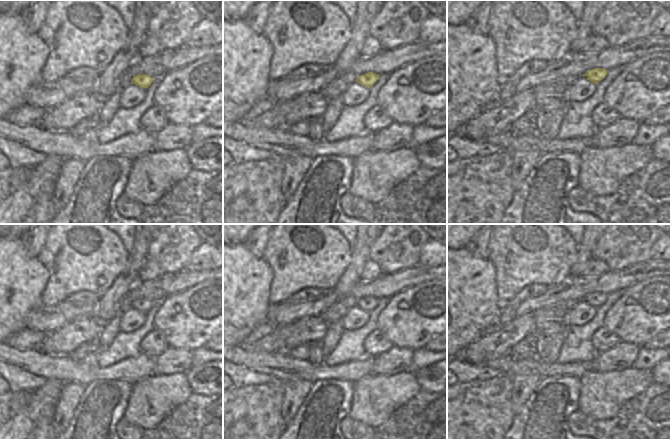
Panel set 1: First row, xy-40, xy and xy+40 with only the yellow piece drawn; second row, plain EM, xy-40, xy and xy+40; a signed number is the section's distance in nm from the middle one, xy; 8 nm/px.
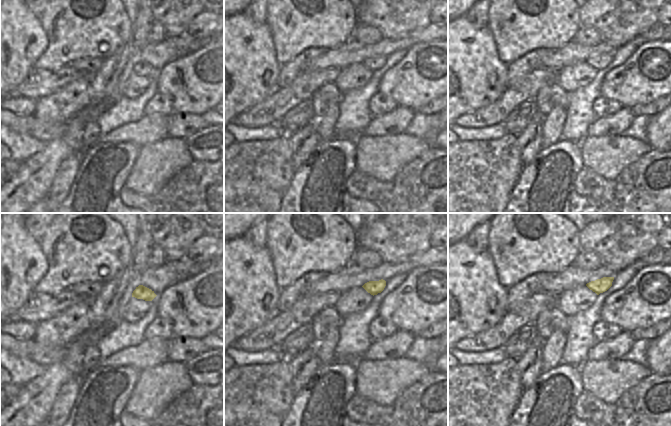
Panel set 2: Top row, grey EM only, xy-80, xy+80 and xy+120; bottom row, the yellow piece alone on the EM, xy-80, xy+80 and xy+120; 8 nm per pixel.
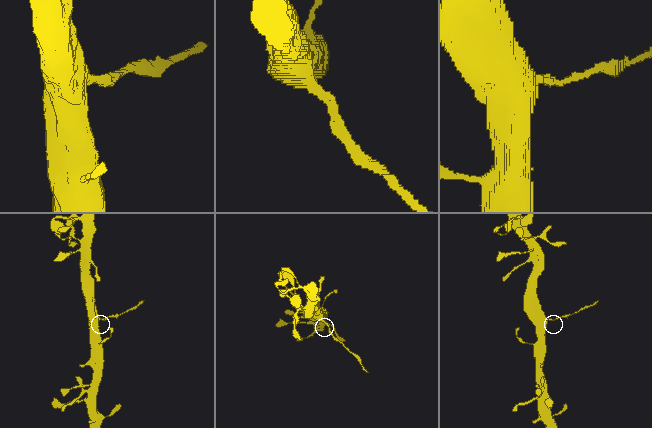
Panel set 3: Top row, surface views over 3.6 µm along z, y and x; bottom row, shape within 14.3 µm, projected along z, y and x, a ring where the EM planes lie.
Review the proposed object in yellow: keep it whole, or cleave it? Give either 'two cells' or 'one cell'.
two cells

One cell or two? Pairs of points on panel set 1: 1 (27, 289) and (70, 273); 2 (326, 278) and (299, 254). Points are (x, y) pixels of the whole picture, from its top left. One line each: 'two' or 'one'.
1: two
2: one

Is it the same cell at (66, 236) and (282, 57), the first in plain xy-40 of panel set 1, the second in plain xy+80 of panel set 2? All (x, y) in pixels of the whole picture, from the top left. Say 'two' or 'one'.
one

